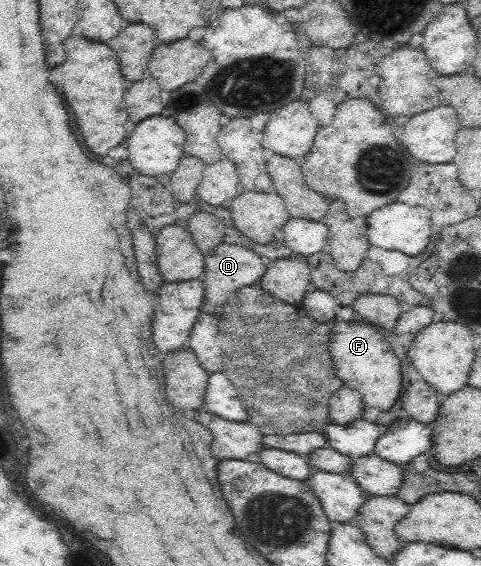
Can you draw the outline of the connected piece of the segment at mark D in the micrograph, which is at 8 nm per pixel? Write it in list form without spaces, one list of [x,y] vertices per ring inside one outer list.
[[[220,244],[207,256],[204,256],[206,275],[202,280],[205,285],[205,298],[202,309],[216,317],[223,313],[222,307],[226,305],[230,294],[238,293],[240,287],[260,285],[264,272],[268,268],[267,262],[255,251],[240,247],[239,245]]]

